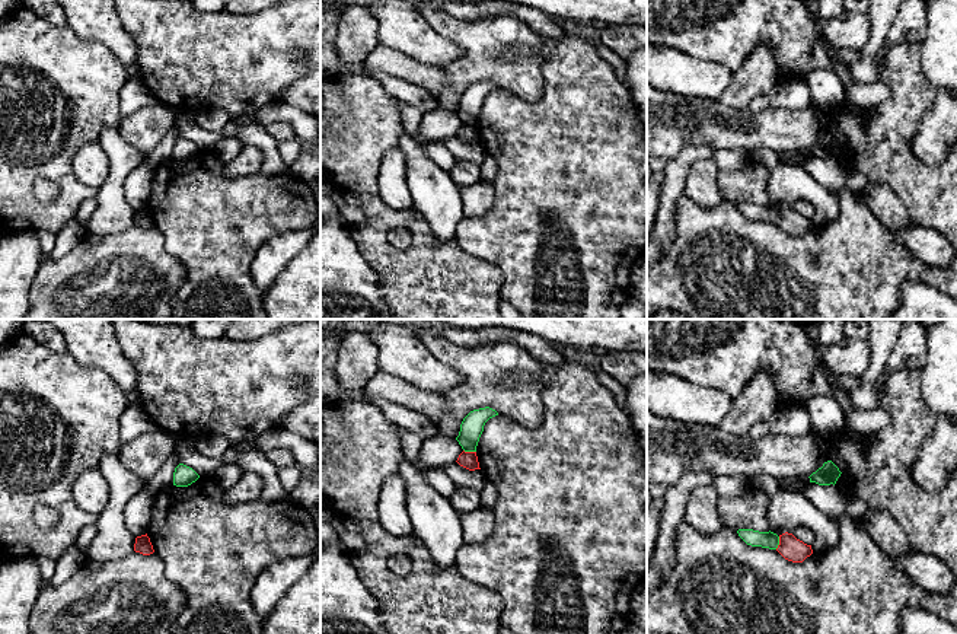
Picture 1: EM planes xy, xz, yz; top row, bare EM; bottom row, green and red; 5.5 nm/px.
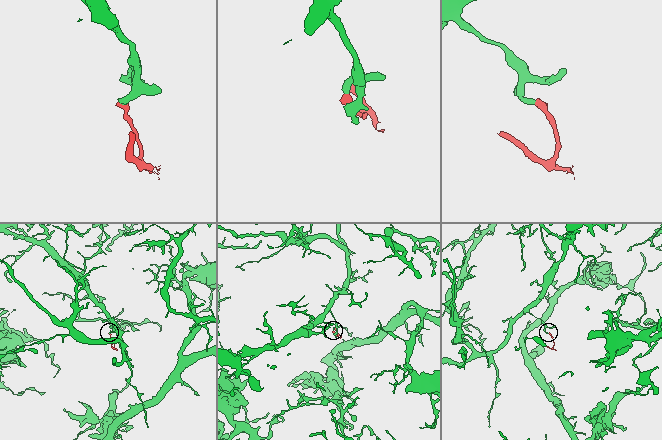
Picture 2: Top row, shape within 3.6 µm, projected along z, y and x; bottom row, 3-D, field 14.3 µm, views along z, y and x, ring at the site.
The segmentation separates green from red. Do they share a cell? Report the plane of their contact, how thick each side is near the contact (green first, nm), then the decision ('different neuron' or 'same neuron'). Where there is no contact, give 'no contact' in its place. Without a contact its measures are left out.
meets green in xz; 130 nm thick on the green side, 100 nm on the other; different neuron

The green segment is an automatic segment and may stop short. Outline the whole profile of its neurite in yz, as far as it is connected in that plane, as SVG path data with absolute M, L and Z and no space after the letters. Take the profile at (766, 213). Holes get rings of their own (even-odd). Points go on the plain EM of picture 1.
M739 203L739 210L752 220L762 220L776 223L779 219L779 210L773 206L759 206L753 203Z

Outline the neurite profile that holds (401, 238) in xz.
M396 226L389 230L387 240L396 249L405 251L409 249L412 245L412 233L403 226Z

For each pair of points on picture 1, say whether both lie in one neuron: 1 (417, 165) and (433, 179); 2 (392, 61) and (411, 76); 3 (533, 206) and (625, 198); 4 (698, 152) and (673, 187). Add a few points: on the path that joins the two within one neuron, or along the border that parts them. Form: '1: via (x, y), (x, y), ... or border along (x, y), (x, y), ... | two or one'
1: via (421, 169), (428, 177) | one
2: via (396, 64), (407, 72) | one
3: via (557, 206), (565, 198), (602, 198) | one
4: via (689, 159), (673, 178) | one

